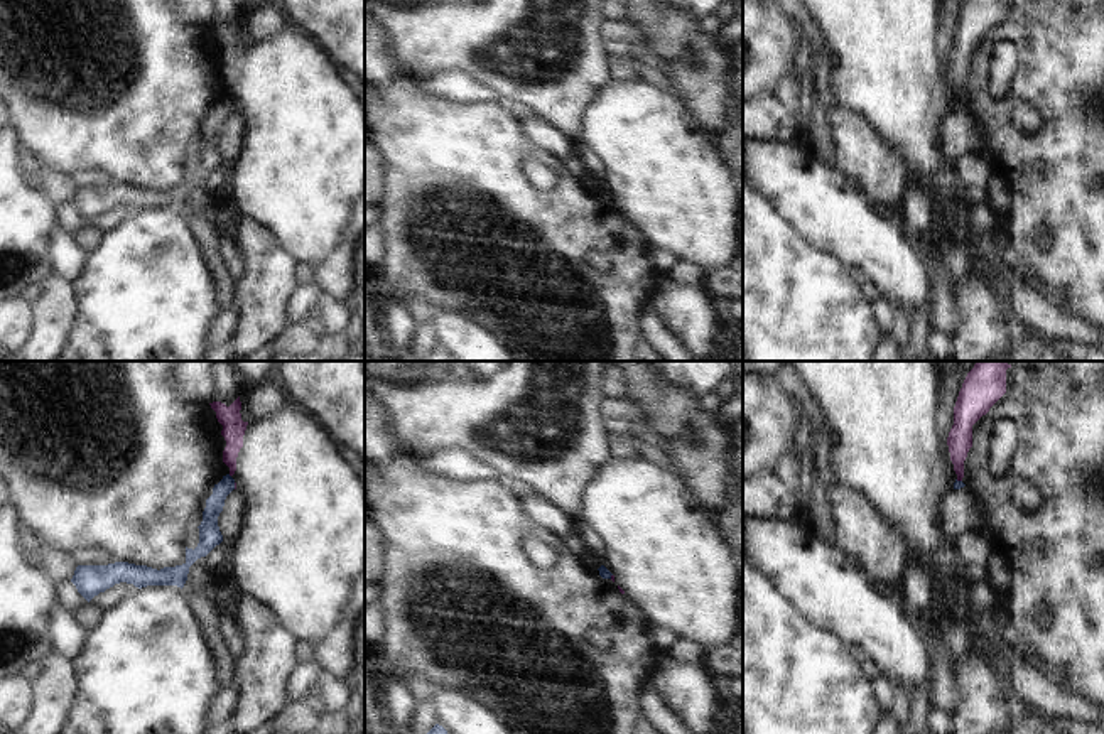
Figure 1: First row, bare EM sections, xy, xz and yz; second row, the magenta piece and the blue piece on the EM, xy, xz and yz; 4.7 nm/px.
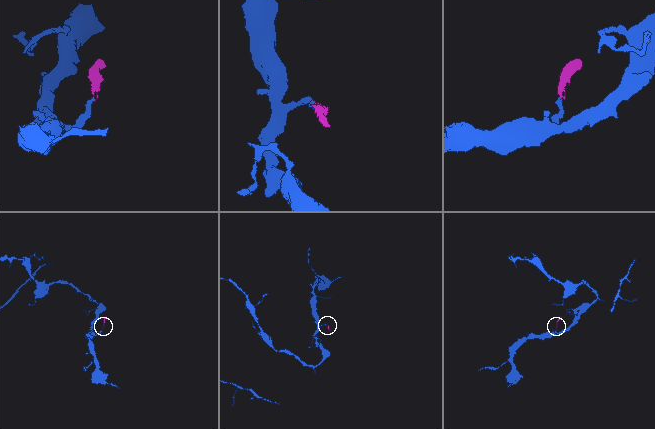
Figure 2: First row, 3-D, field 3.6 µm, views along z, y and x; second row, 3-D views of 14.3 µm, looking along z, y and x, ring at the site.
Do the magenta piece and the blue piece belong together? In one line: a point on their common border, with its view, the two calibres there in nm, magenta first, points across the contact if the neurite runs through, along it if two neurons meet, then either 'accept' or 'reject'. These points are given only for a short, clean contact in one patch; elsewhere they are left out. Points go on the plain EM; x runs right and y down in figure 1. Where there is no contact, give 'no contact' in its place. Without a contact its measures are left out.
meets magenta in xy at (235, 108); 20 nm thick on the magenta side, 100 nm on the other; border along xy (233, 105), (235, 110); reject

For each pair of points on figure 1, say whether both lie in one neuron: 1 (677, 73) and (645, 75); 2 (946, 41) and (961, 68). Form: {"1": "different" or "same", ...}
{"1": "different", "2": "different"}

